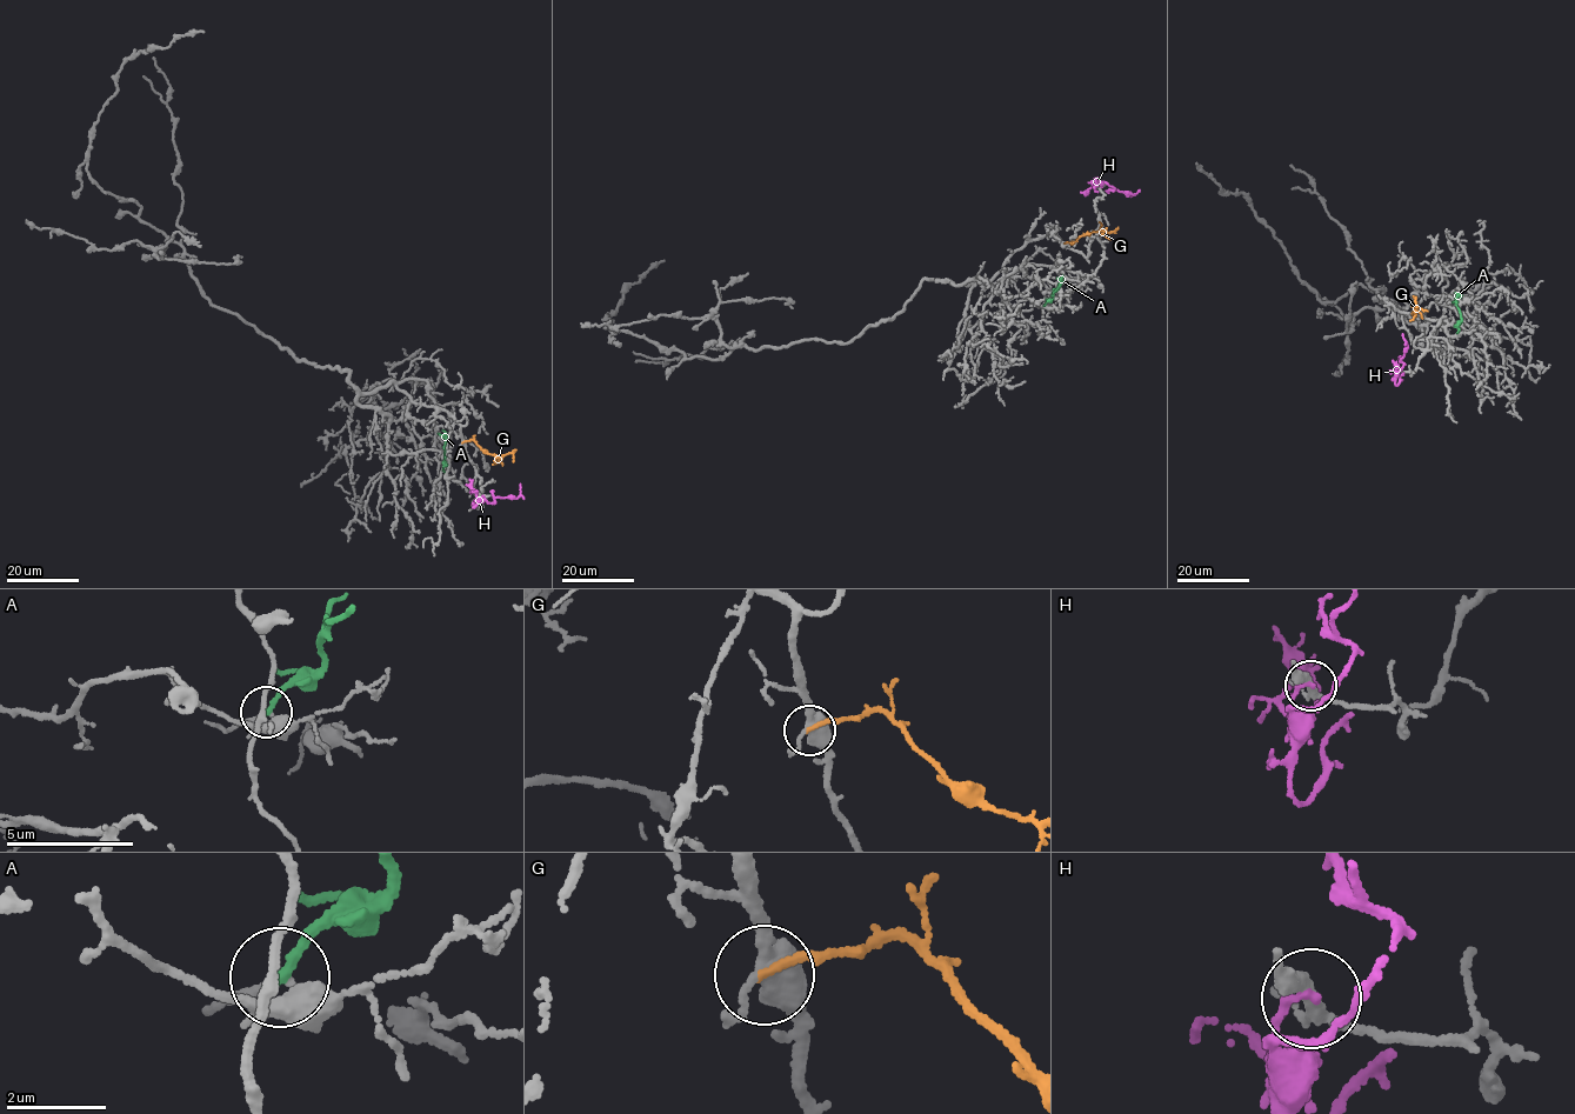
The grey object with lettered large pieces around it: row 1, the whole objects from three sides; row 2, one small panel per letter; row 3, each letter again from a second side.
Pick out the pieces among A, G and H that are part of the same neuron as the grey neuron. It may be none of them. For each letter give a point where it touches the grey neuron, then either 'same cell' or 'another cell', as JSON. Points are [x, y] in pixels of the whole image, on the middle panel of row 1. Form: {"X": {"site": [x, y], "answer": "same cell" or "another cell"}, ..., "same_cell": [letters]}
{"A": {"site": [1045, 305], "answer": "another cell"}, "G": {"site": [1065, 244], "answer": "same cell"}, "H": {"site": [1101, 186], "answer": "another cell"}, "same_cell": ["G"]}

